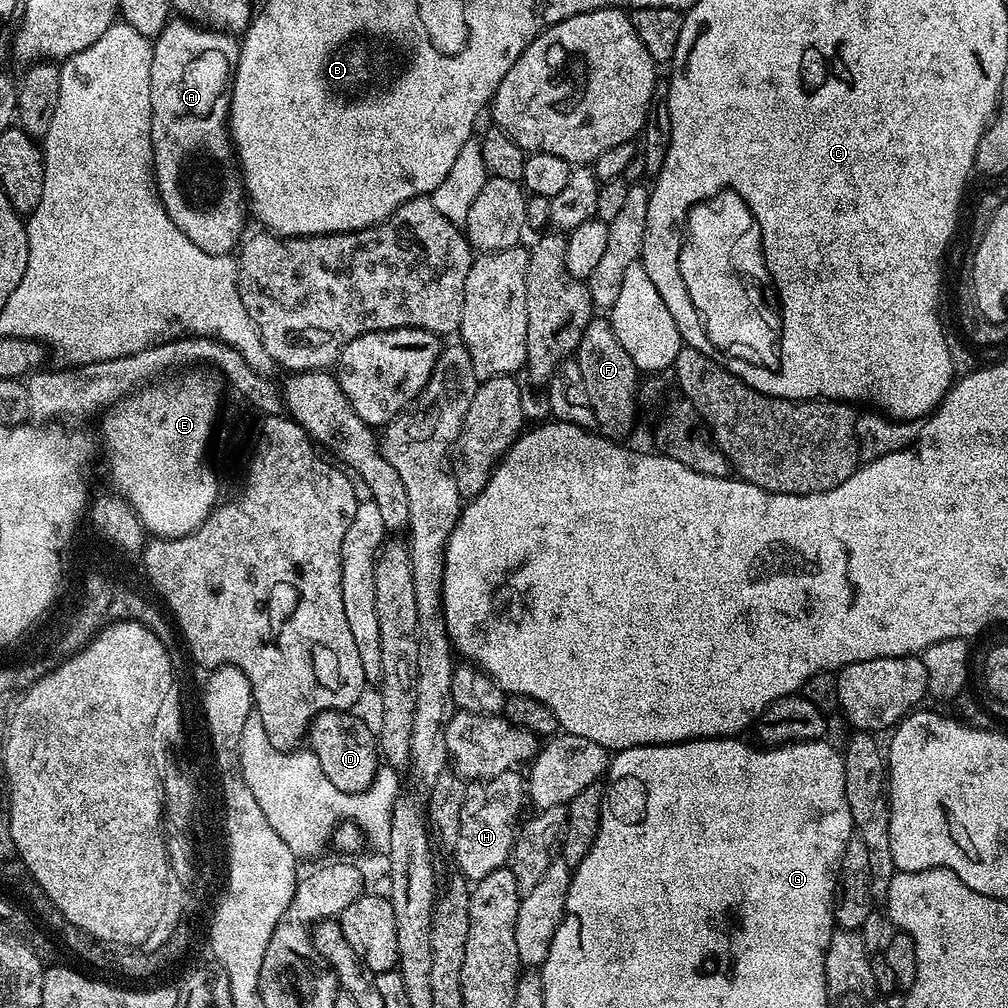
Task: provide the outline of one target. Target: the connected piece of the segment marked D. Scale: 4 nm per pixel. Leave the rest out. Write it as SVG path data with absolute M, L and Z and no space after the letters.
M337 710L319 712L312 719L310 729L310 751L318 758L322 772L338 790L343 792L364 792L371 786L376 772L382 767L382 757L378 751L378 736L368 729L368 724L351 711Z

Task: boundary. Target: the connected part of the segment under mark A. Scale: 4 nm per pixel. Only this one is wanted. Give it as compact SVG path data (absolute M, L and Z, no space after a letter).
M173 18L162 30L162 34L155 37L152 44L152 61L150 62L150 114L152 115L152 171L154 173L154 187L164 205L166 214L202 250L215 256L227 256L241 243L240 231L244 228L244 208L246 212L246 184L234 163L234 141L230 135L230 109L232 107L232 81L236 75L236 66L240 63L240 44L235 35L215 27L199 28L188 18Z

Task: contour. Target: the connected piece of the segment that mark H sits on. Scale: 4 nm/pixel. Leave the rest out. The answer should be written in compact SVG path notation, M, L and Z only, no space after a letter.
M513 770L490 778L472 782L465 787L462 798L462 822L458 842L454 849L459 875L469 882L481 880L498 868L509 863L512 842L516 839L516 814L520 803L526 800L526 784L521 773Z

